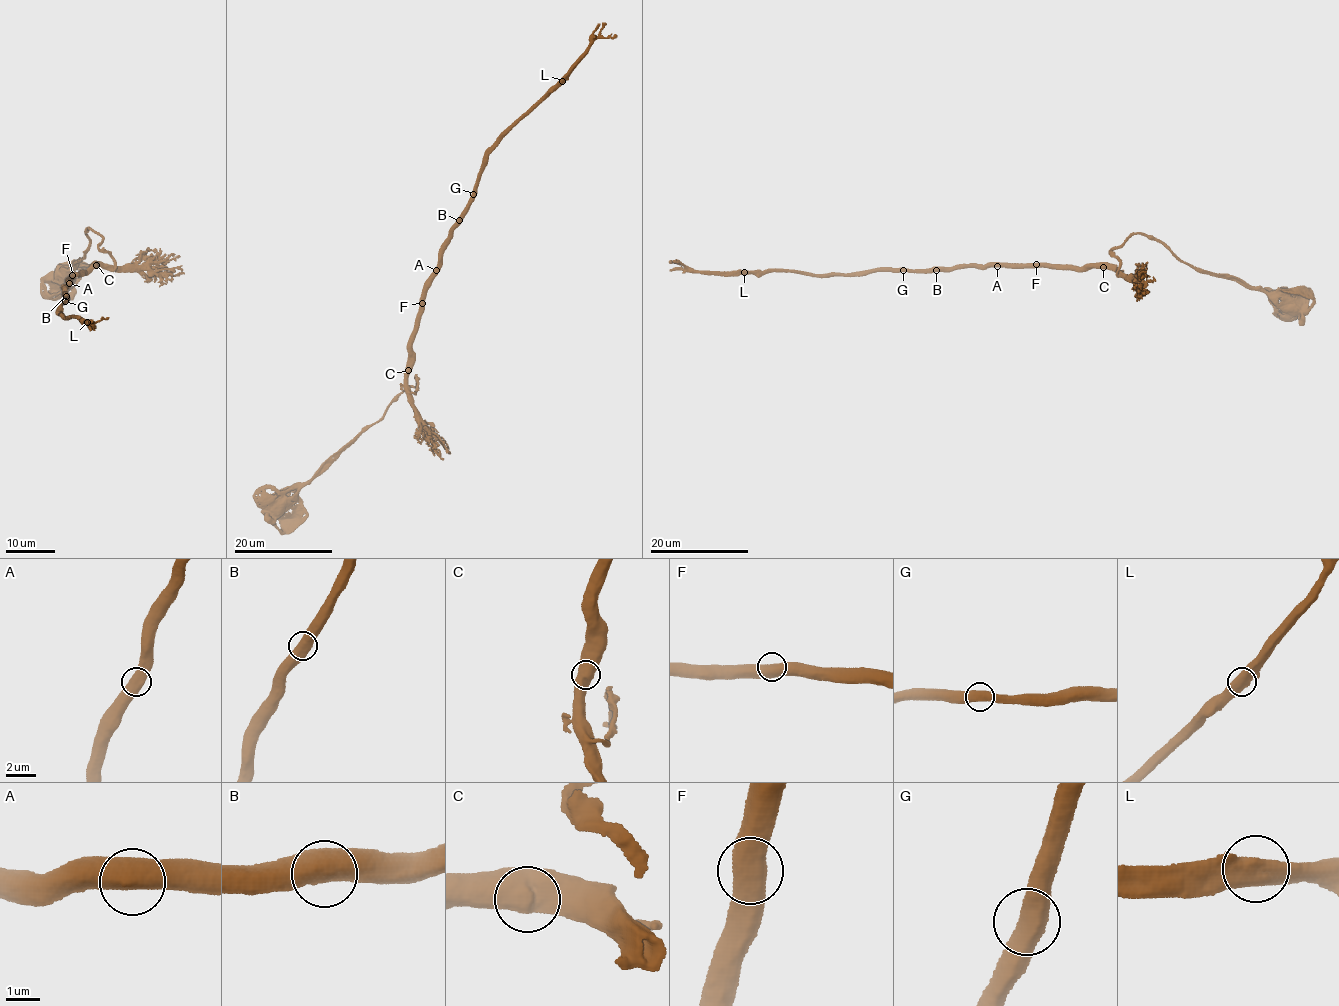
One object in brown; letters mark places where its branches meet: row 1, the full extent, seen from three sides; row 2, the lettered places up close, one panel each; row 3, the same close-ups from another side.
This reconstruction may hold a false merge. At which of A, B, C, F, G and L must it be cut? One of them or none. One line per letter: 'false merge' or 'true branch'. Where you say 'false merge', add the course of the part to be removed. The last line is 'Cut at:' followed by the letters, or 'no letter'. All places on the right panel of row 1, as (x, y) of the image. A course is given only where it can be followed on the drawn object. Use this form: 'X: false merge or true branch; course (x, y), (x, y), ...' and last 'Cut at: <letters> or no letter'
A: true branch
B: true branch
C: true branch
F: true branch
G: true branch
L: true branch
Cut at: no letter

